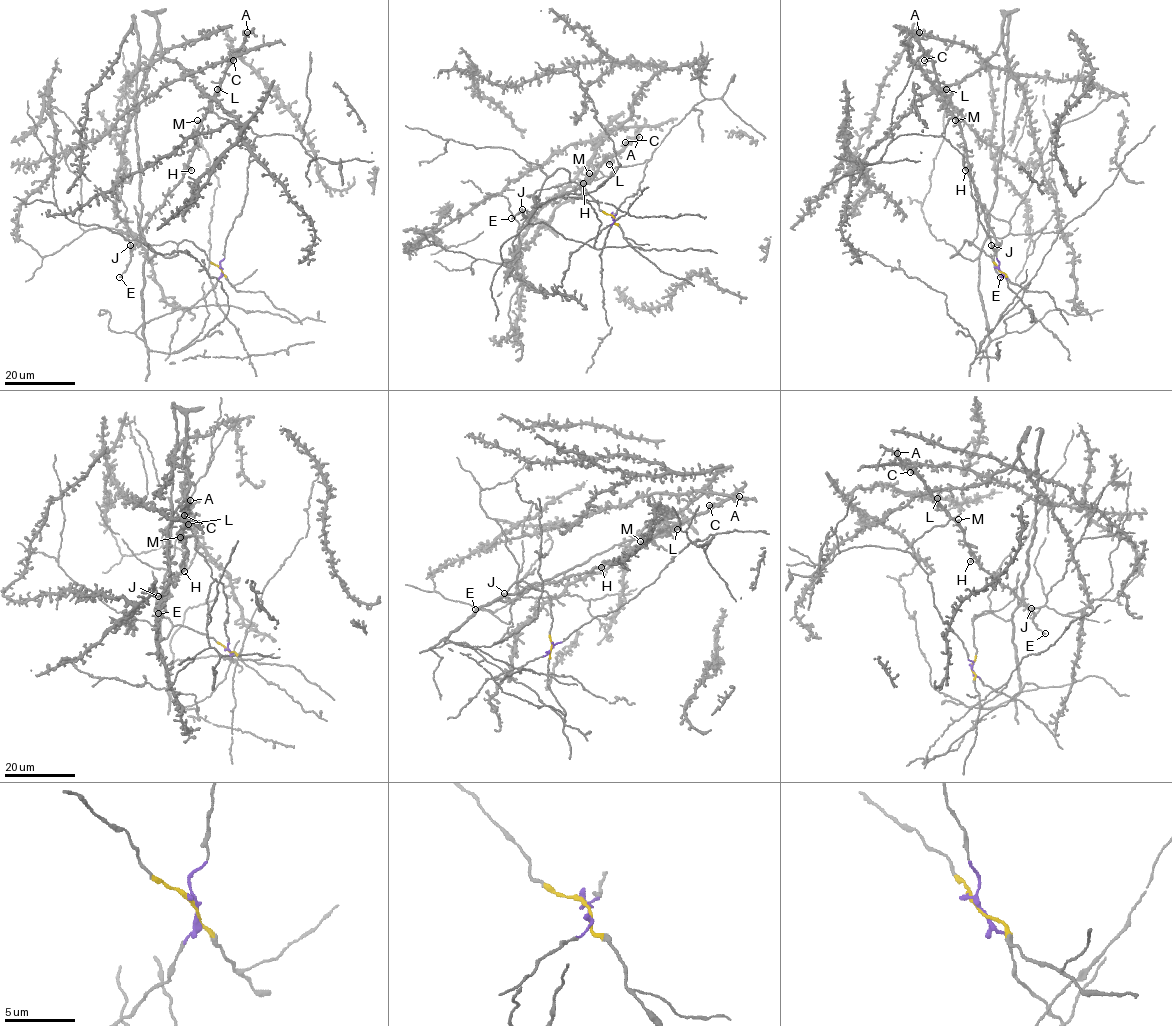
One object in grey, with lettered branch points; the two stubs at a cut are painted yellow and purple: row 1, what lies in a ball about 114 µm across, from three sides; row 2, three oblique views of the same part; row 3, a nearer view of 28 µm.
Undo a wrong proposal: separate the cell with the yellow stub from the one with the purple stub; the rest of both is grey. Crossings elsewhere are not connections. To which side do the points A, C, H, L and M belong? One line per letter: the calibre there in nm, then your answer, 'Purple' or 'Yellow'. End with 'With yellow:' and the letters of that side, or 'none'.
A: Thickness 280 nm. Purple
C: Thickness 220 nm. Purple
H: Thickness 360 nm. Purple
L: Thickness 400 nm. Purple
M: Thickness 220 nm. Purple
With yellow: none

